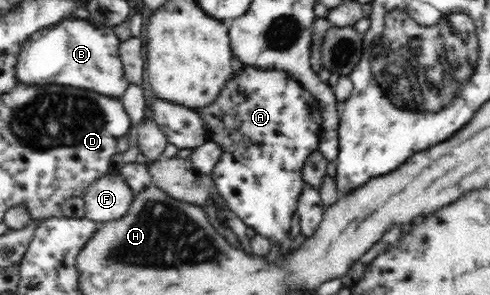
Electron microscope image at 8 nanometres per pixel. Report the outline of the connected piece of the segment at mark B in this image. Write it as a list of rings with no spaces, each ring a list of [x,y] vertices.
[[[86,19],[63,20],[28,36],[16,60],[16,78],[24,84],[62,84],[120,98],[130,85],[119,57],[120,43],[111,26],[92,25]]]

